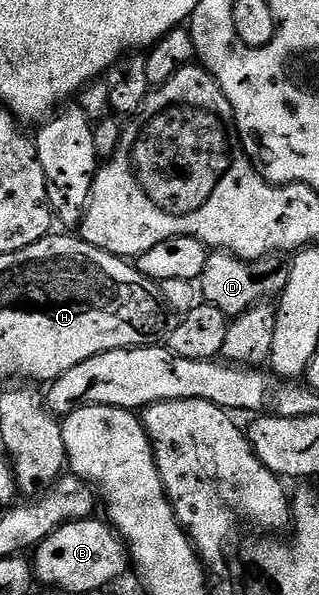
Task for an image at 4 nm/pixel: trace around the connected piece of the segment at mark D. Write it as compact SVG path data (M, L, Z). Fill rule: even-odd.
M215 251L208 256L205 271L197 282L198 292L206 304L217 307L227 318L240 317L257 304L278 298L289 283L290 260L282 253L270 253L255 261L242 261L231 253Z

